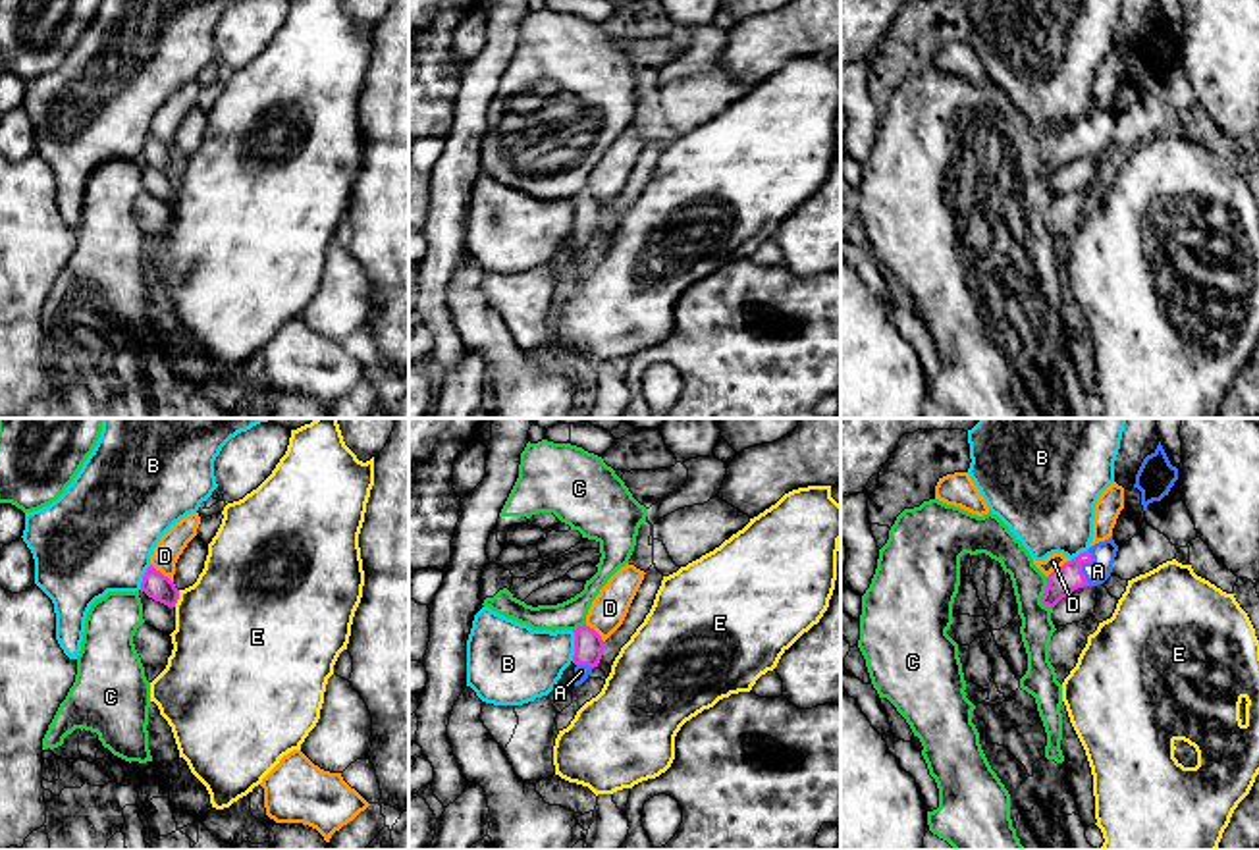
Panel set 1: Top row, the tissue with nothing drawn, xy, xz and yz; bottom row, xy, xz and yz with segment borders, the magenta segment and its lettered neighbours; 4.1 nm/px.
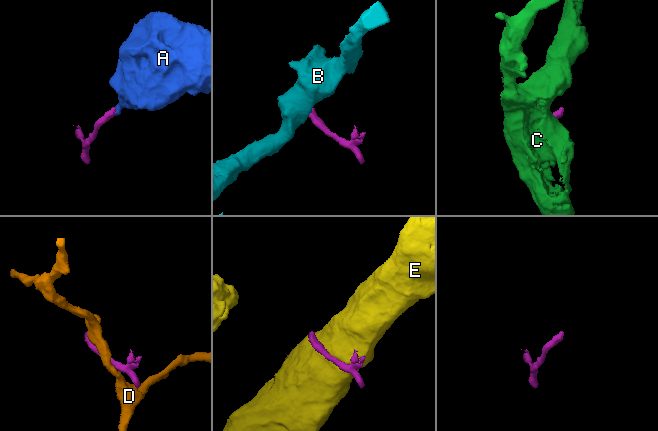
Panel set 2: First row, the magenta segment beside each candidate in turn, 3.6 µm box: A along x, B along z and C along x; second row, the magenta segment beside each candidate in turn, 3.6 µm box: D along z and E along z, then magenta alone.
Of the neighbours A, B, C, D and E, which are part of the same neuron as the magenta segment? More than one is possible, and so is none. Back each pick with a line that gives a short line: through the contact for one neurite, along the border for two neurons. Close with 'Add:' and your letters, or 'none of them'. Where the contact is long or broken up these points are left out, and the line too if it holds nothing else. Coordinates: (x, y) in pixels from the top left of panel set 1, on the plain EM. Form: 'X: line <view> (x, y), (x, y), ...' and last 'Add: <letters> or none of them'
A: line yz (1067, 147), (1080, 133), (1098, 139)
Add: A

